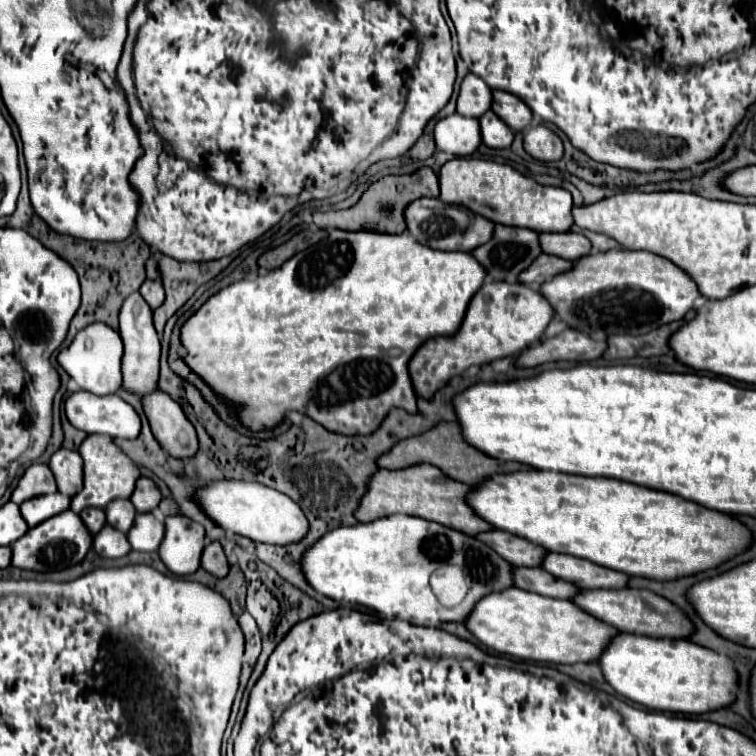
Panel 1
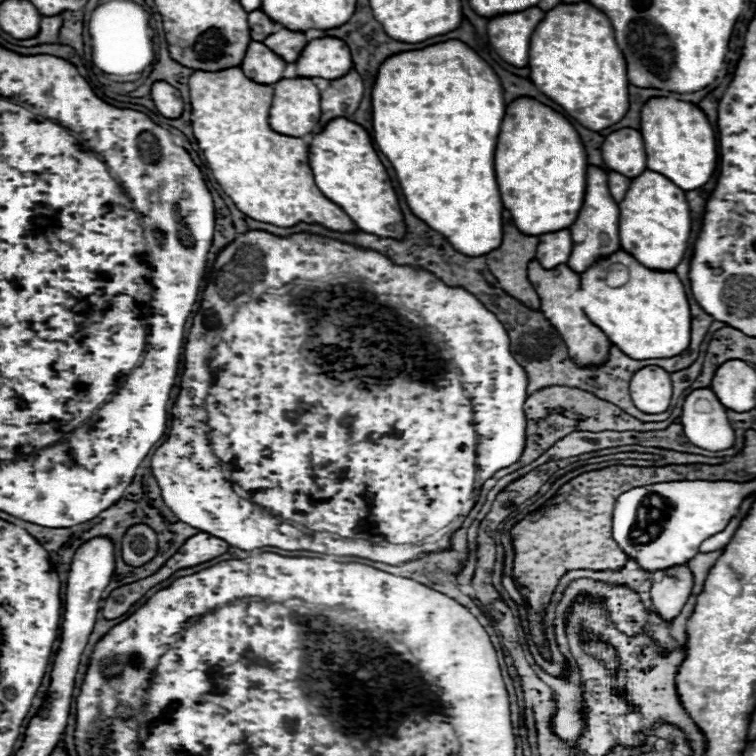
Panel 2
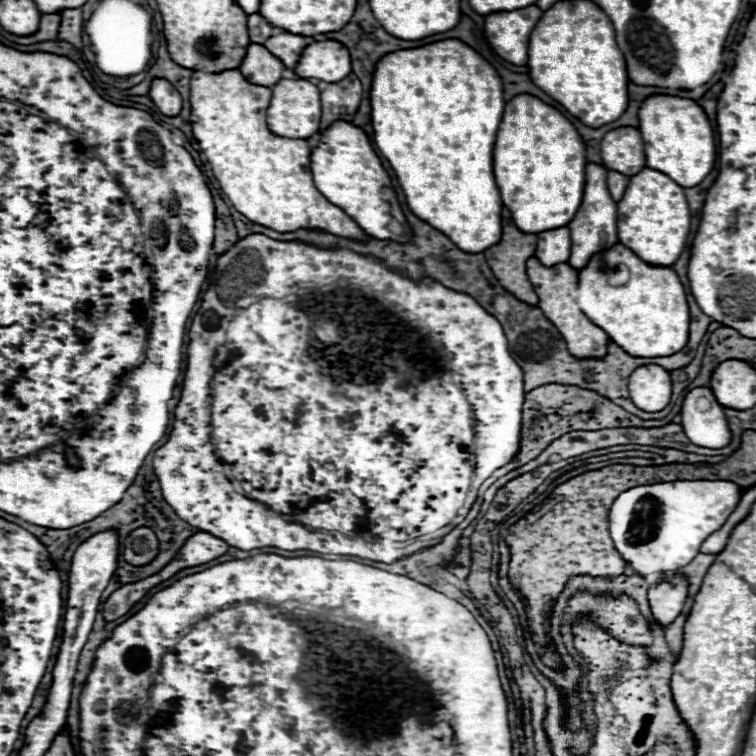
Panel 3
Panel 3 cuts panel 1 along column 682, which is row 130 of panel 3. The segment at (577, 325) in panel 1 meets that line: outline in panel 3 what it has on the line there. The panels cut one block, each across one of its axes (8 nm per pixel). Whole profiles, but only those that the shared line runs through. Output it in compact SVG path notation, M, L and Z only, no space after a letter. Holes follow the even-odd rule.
M284 78L282 82L272 86L272 100L266 116L272 134L284 138L310 138L320 130L320 114L322 114L320 90L312 82L304 78L296 78L296 80Z

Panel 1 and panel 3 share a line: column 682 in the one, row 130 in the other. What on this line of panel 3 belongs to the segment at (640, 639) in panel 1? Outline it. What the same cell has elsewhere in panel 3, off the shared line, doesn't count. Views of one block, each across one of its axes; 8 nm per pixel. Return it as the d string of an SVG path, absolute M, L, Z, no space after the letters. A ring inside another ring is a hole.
M648 96L638 112L640 134L644 140L646 166L670 176L678 186L698 186L714 168L716 140L706 112L688 98Z

